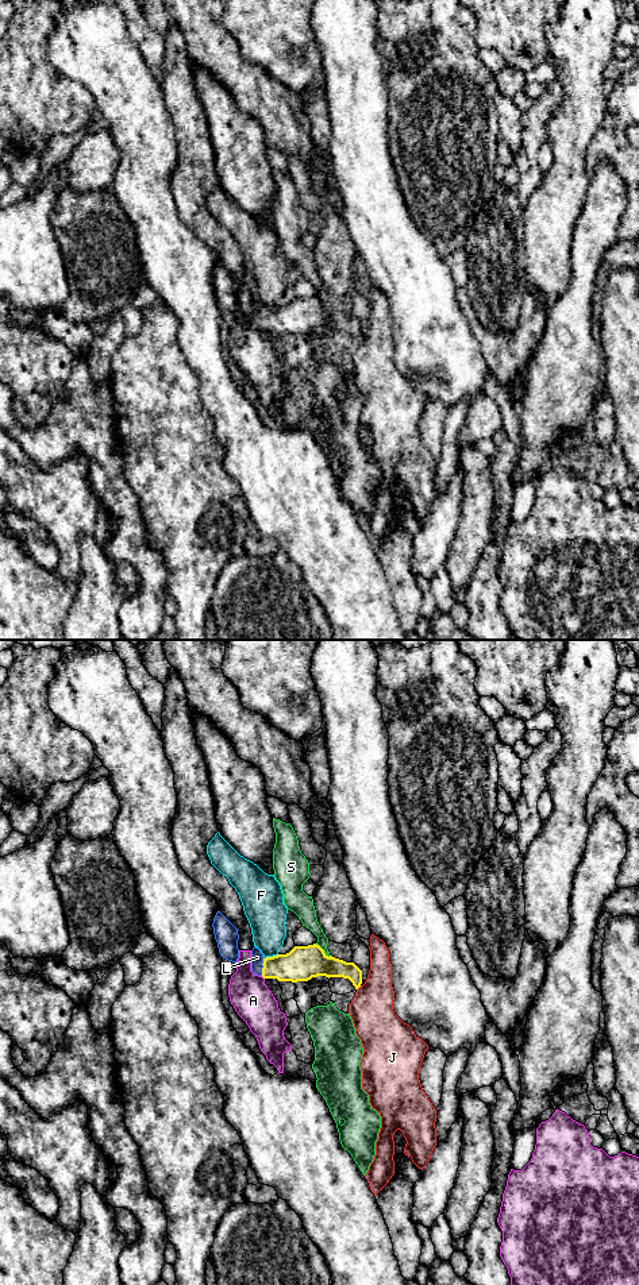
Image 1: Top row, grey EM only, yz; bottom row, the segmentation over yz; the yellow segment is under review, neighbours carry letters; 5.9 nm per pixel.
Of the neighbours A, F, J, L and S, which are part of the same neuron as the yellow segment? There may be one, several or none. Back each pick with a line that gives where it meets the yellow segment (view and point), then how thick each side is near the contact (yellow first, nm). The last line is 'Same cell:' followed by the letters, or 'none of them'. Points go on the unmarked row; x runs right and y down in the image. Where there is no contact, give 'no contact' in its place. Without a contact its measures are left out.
L: meets yellow in yz at (262, 316); 200 nm thick on the yellow side, 80 nm on the other
Same cell: L

